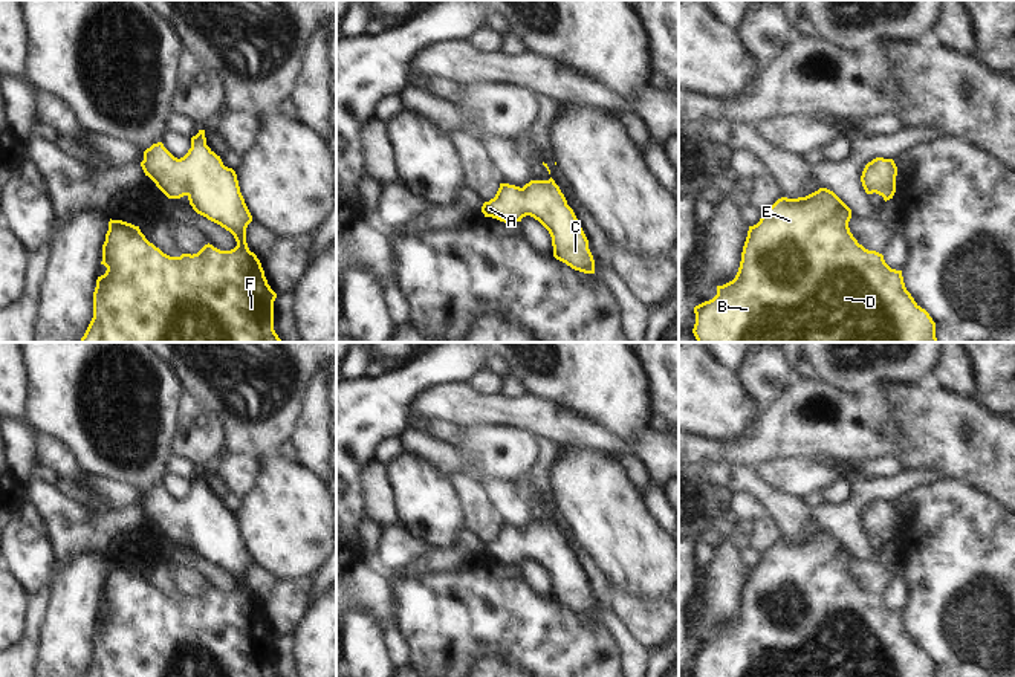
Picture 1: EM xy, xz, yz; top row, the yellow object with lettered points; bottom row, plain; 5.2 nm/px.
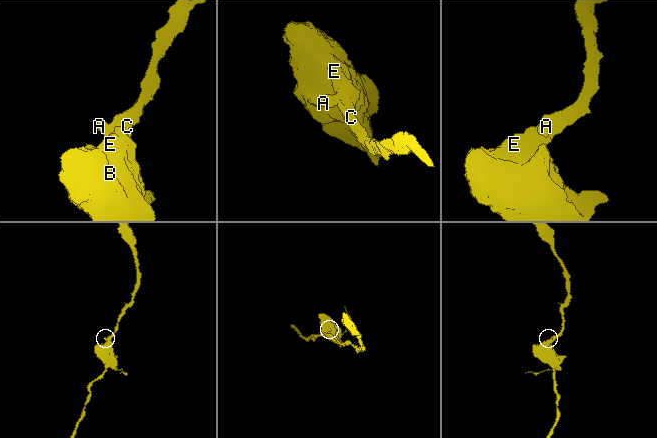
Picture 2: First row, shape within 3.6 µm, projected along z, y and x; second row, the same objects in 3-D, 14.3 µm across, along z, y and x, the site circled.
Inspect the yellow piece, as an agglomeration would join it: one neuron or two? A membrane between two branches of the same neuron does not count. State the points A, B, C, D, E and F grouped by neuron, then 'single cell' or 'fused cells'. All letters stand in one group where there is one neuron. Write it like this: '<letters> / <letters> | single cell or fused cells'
A B C D E F | single cell

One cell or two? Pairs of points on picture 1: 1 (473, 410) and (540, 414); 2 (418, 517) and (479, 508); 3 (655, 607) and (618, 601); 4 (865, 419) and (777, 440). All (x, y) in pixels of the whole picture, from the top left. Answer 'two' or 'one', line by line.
1: one
2: two
3: one
4: one

